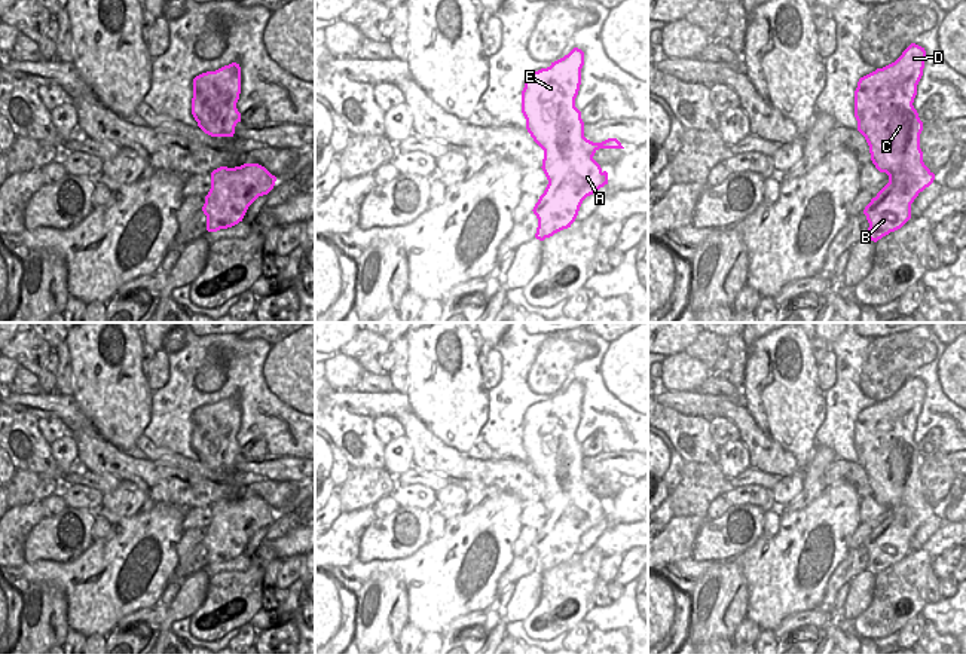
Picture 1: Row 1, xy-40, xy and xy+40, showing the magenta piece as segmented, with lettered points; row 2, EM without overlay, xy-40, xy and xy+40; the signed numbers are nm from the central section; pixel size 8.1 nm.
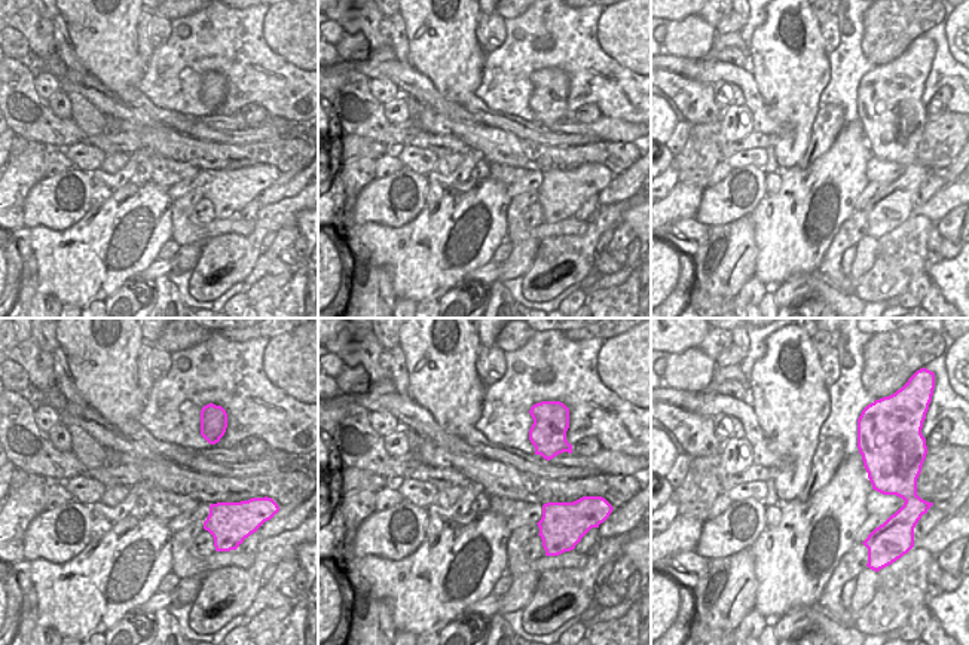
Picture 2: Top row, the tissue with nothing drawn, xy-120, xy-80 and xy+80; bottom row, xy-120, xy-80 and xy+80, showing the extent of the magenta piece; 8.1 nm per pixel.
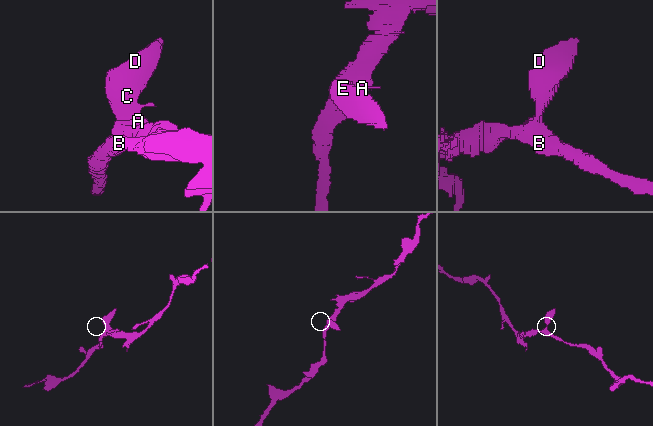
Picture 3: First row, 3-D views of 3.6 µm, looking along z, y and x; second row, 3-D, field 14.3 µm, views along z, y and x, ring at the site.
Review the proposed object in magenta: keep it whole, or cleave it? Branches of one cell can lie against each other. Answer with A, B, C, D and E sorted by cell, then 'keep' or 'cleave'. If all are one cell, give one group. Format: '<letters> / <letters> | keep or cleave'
A B C D E | keep

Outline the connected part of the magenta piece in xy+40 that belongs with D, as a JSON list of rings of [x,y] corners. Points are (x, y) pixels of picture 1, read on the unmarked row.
[[[911,376],[895,395],[860,410],[855,424],[858,464],[869,479],[875,501],[889,508],[889,516],[863,543],[869,556],[866,571],[874,575],[901,562],[911,551],[911,537],[935,513],[935,507],[923,495],[920,482],[923,455],[912,438],[924,394],[924,381]]]

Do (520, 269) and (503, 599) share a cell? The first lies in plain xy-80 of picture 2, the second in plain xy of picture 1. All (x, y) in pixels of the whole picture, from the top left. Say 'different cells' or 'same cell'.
different cells

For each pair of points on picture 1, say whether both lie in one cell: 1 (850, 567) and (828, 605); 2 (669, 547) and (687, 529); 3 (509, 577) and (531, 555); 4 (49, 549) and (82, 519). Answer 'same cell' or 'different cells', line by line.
1: same cell
2: same cell
3: same cell
4: same cell

